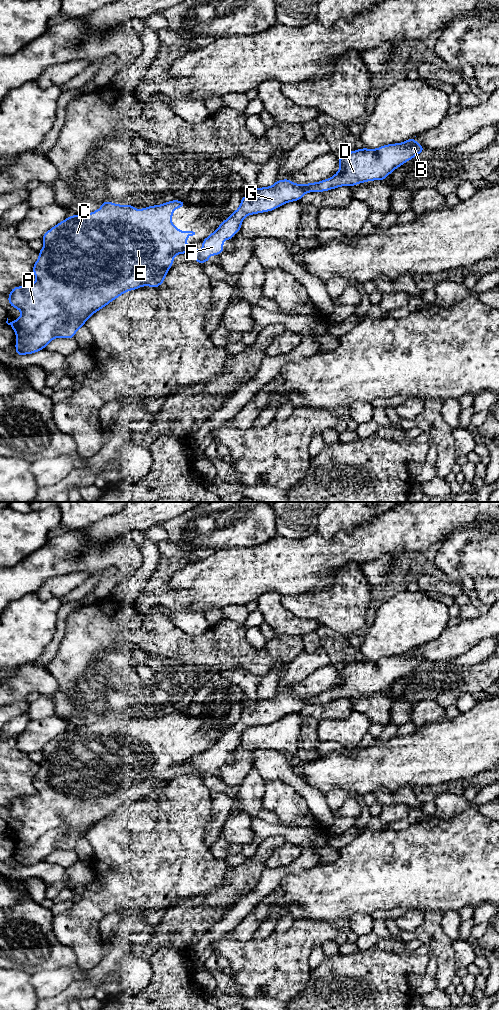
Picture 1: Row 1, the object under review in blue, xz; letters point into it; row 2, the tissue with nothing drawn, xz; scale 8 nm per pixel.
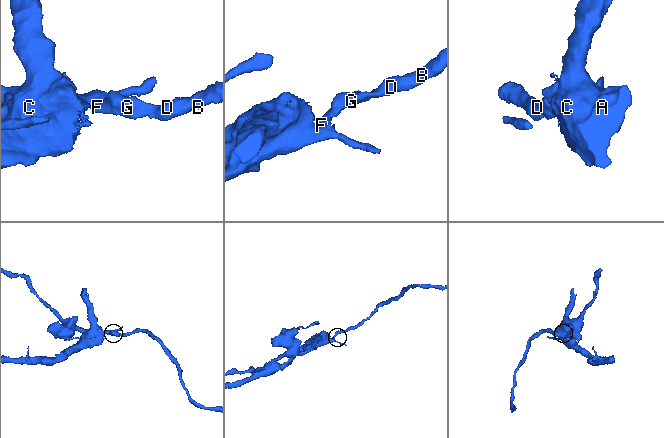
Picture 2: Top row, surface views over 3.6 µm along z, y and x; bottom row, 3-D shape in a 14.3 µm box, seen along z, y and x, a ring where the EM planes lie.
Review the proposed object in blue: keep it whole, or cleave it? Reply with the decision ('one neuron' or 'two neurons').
two neurons

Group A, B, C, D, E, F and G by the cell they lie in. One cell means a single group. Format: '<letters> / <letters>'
A C E / B D F G

